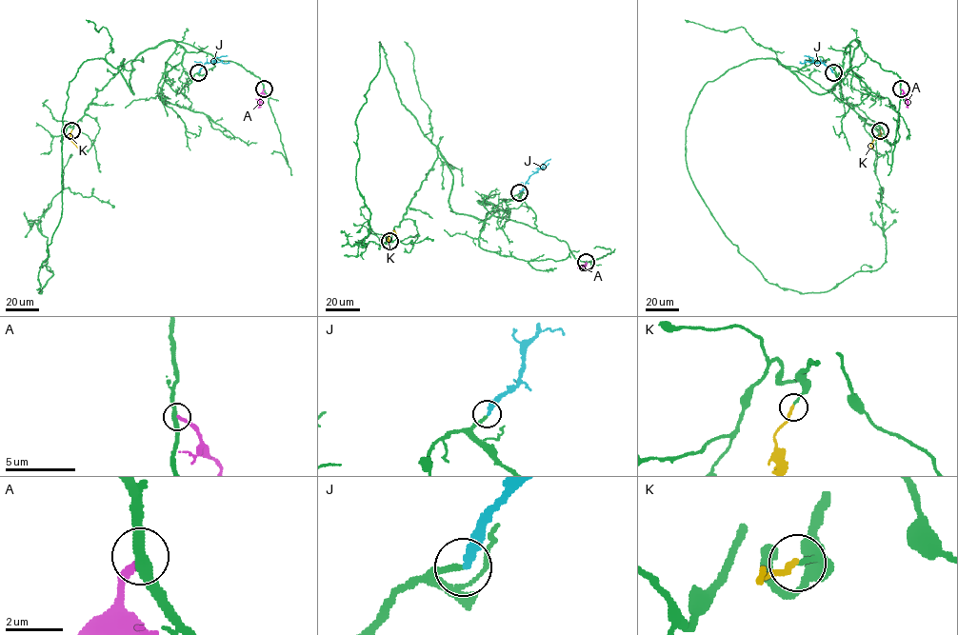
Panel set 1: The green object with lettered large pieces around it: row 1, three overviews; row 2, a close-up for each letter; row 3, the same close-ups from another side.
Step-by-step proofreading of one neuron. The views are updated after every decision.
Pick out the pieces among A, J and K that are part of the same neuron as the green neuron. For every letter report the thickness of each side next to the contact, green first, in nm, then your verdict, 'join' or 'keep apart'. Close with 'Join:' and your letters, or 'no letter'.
A: calibres 360 and 280 nm; keep apart
J: calibres 200 and 280 nm; join
K: calibres 150 and 240 nm; join
Join: J, K

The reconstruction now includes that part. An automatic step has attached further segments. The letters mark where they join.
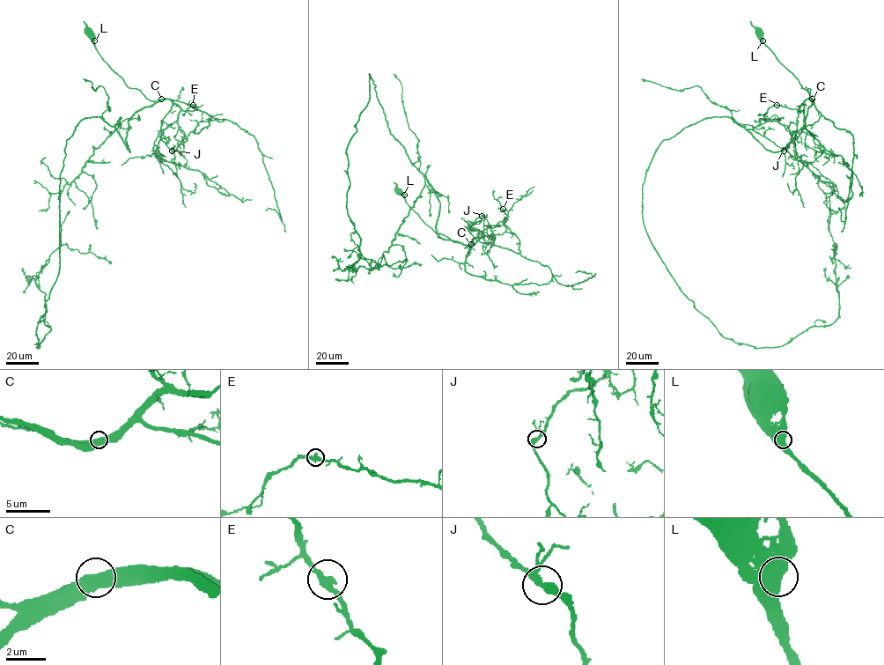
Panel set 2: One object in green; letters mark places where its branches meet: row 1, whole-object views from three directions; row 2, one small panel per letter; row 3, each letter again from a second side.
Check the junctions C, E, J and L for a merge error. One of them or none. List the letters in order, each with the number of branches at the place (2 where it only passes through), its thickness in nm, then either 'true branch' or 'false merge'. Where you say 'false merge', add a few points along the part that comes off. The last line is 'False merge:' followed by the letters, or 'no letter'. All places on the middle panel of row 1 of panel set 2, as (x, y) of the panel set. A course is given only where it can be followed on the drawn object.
C: 2 branches meet; 600 nm thick; true branch
E: 2 branches meet; 380 nm thick; true branch
J: 3 branches meet; 300 nm thick; true branch
L: 1 branches meet; 700 nm thick; true branch
False merge: no letter

